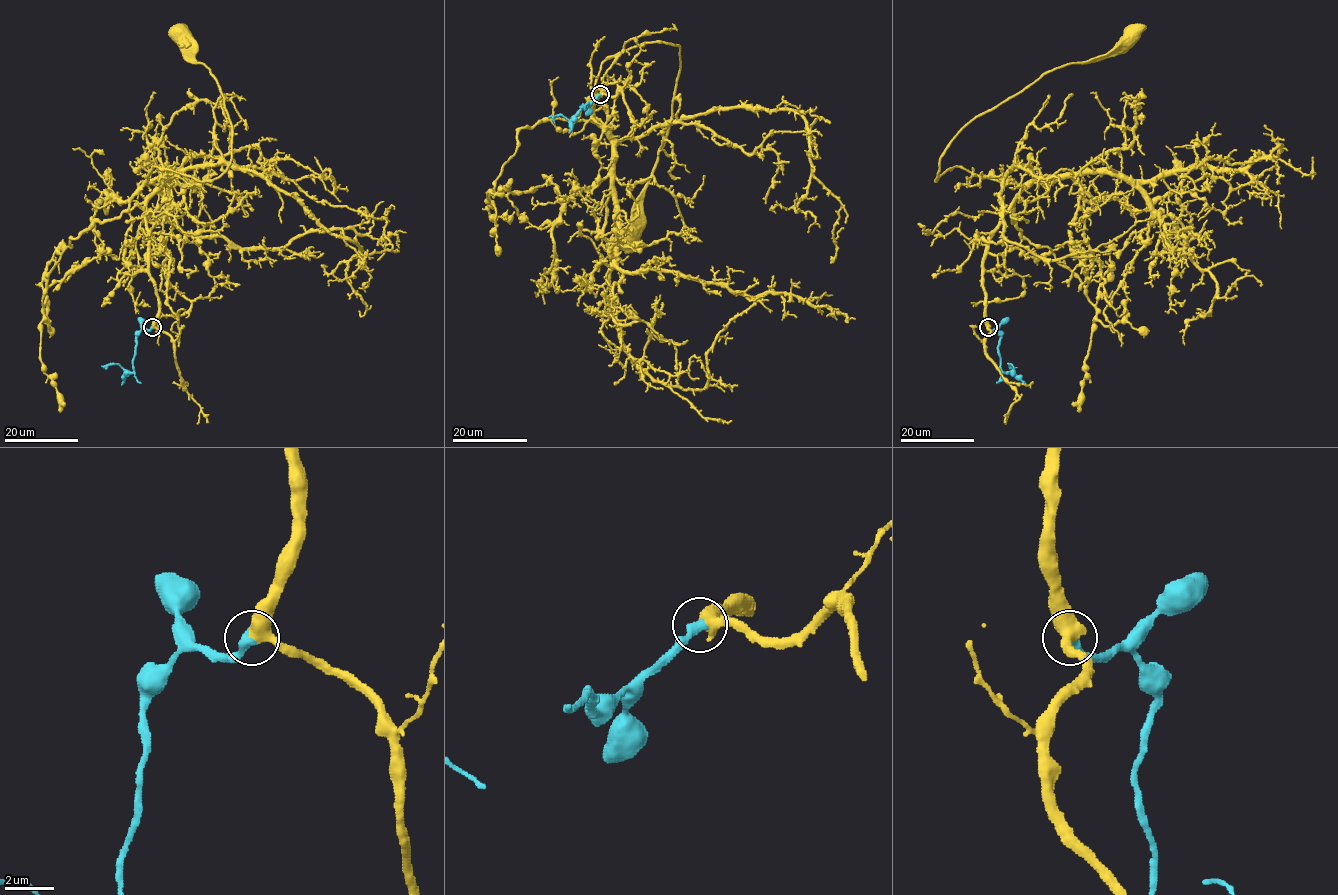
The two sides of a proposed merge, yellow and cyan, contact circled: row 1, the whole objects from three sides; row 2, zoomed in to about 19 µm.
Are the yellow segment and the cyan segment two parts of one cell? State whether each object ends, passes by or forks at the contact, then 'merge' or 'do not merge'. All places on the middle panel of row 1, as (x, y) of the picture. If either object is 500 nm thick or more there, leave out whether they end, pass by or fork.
yellow passes by; cyan ends; merge

